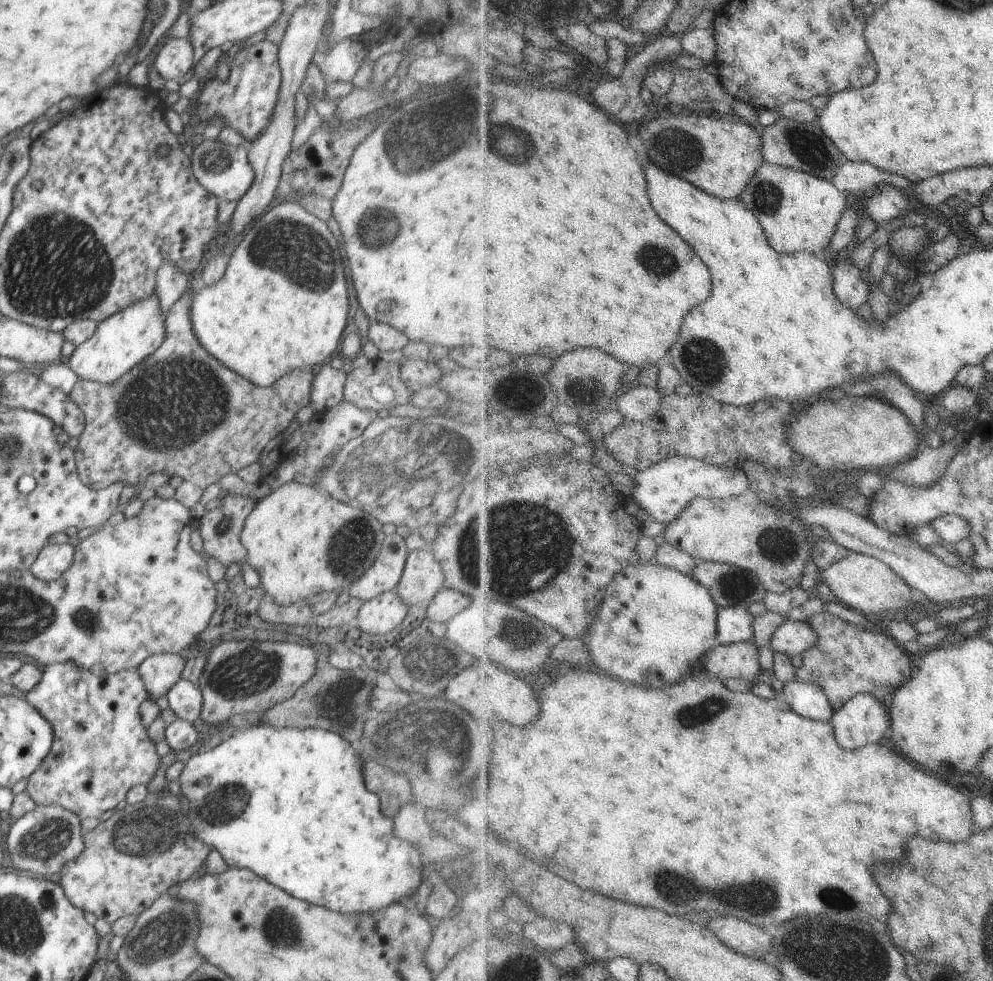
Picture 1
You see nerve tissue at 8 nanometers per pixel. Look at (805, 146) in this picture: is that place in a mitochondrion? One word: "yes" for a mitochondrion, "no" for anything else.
yes

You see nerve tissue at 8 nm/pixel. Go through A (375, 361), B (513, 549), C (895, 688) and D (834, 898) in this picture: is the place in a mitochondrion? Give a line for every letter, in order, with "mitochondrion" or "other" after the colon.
A: other
B: mitochondrion
C: other
D: mitochondrion

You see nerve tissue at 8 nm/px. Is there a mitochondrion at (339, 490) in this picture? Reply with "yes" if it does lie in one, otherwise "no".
yes

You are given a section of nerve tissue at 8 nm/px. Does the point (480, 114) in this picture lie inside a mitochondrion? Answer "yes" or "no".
yes

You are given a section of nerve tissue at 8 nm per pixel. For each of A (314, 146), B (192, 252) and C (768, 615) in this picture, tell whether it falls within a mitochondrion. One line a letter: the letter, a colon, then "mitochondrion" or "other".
A: other
B: other
C: other

